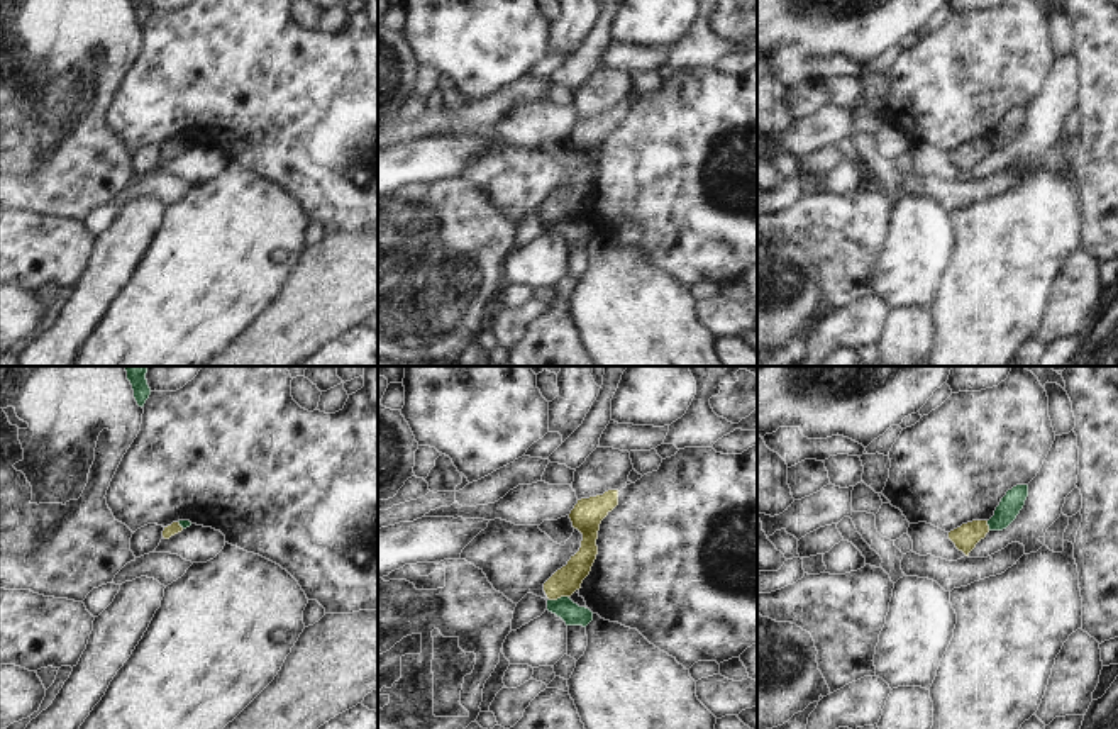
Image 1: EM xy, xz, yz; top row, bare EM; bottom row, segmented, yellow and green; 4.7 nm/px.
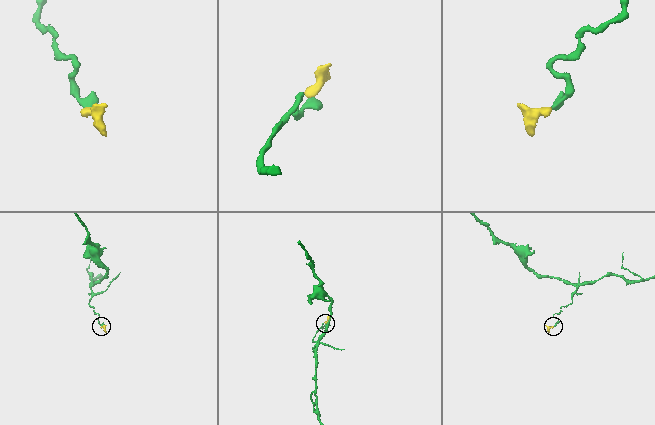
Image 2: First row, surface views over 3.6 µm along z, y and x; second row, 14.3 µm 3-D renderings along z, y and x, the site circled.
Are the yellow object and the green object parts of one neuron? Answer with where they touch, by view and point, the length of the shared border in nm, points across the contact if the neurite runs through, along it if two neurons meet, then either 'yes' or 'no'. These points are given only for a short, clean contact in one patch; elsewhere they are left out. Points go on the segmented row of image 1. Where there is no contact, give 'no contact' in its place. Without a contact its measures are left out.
xz (558, 597) | 100 nm | along xz (568, 595), (549, 601) | no

